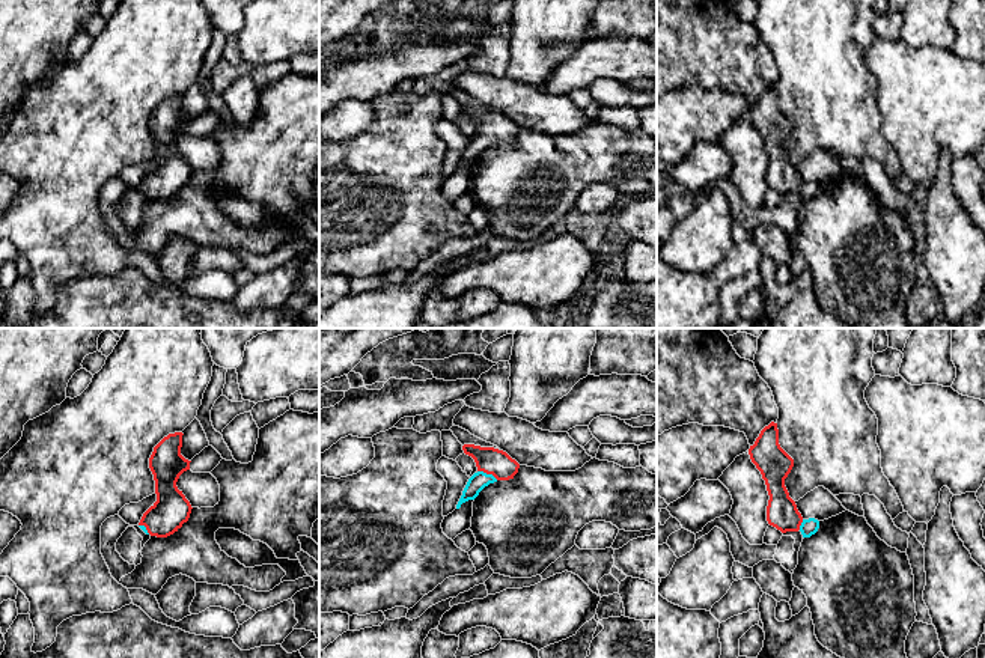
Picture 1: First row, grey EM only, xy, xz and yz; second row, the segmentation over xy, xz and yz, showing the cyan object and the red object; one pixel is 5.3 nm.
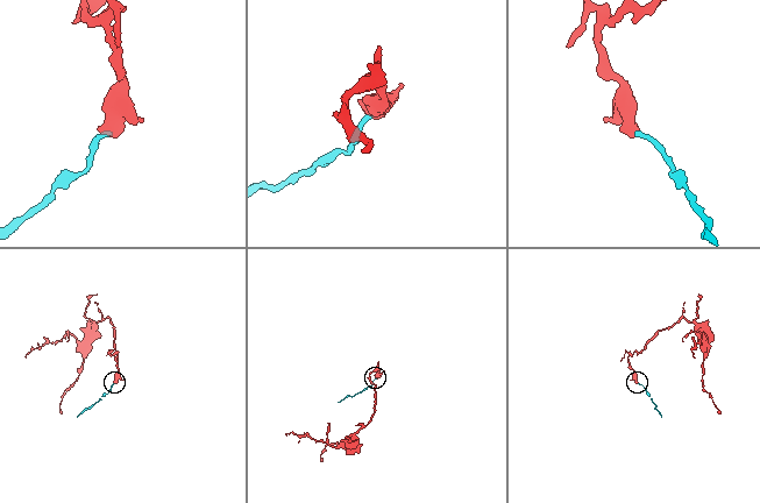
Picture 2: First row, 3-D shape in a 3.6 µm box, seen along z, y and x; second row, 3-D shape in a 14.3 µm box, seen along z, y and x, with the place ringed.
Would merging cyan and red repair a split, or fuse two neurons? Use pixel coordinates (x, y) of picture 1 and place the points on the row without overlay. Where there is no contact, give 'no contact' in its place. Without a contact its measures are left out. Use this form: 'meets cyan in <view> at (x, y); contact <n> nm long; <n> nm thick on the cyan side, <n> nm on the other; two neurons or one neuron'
meets cyan in xz at (488, 137); contact 120 nm long; 90 nm thick on the cyan side, 140 nm on the other; one neuron

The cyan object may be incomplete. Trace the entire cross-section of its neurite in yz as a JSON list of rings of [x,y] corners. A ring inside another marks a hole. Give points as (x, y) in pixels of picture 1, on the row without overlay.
[[[777,86],[765,89],[755,107],[750,108],[752,125],[761,134],[770,158],[767,169],[767,184],[782,196],[801,194],[803,200],[810,200],[819,191],[815,181],[804,182],[789,160],[785,142],[794,129],[794,122],[779,107]]]

